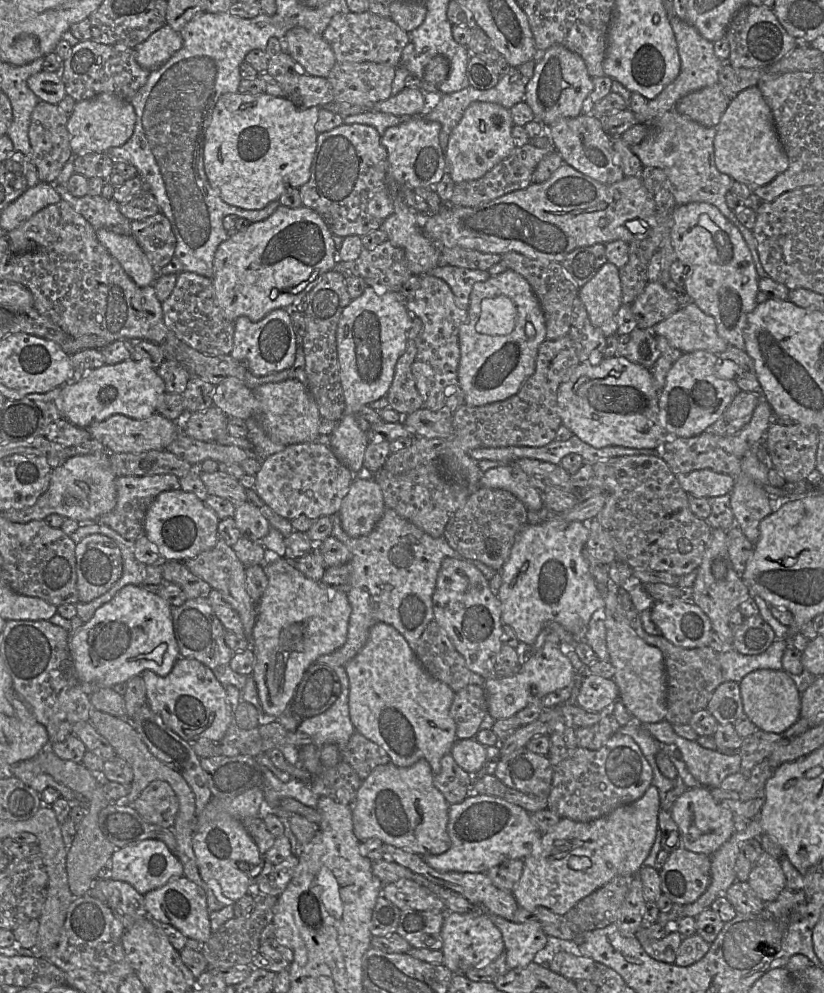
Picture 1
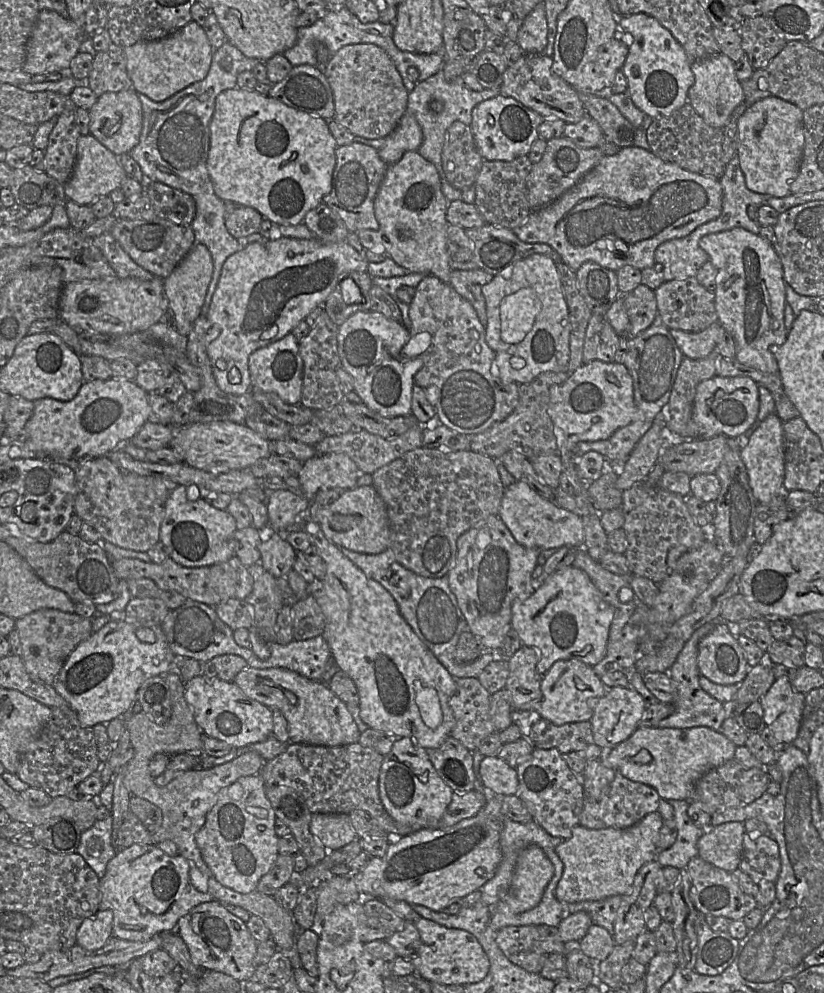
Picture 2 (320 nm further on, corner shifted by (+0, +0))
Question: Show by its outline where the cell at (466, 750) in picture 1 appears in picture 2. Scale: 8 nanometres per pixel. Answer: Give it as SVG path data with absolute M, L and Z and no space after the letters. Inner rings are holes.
M484 757L479 773L484 786L496 796L517 795L519 789L517 770L500 757Z

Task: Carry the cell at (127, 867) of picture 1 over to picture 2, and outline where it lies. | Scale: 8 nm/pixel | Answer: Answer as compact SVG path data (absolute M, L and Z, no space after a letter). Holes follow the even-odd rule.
M133 844L117 850L100 880L99 910L113 913L112 937L146 941L162 932L176 932L179 919L214 897L197 890L189 878L190 863L180 854L169 856L154 844Z

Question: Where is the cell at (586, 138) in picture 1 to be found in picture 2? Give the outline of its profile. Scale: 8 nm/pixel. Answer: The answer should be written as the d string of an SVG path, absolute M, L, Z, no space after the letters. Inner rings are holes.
M523 54L503 75L500 95L514 98L544 119L560 119L565 123L577 123L585 115L578 92L553 70L553 58L543 54Z

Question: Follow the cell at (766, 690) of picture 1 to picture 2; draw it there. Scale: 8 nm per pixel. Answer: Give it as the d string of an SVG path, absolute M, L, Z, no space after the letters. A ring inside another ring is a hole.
M780 677L758 701L763 709L765 724L775 738L792 744L801 724L805 694L794 690L786 677Z

